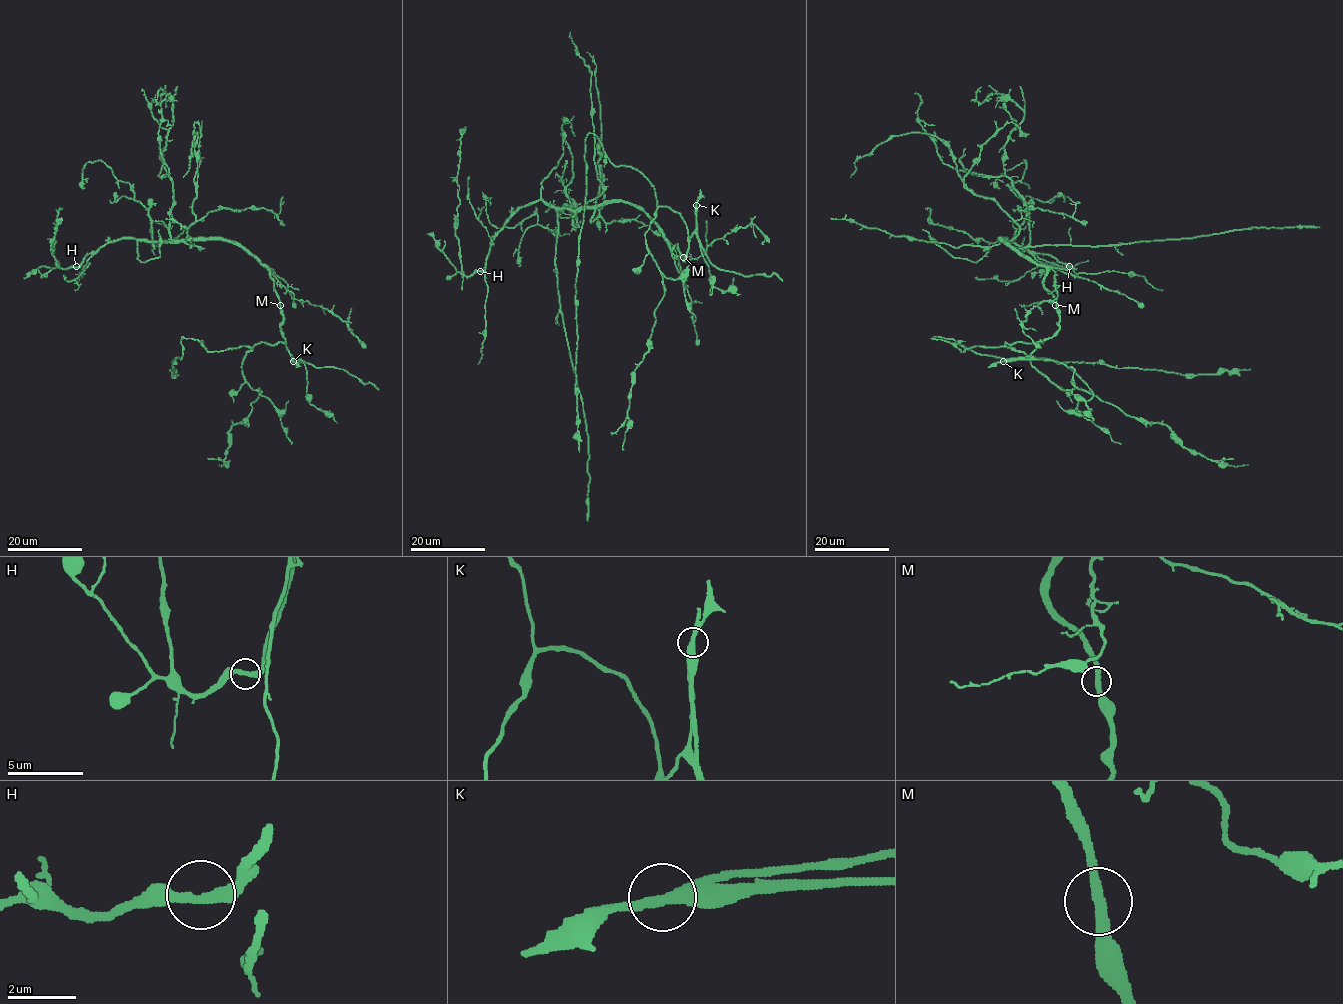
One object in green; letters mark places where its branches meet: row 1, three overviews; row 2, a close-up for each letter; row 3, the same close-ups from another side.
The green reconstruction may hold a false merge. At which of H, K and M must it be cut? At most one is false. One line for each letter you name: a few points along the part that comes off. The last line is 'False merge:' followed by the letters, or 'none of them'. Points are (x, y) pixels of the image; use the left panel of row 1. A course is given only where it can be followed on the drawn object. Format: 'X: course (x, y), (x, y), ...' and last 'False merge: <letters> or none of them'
K: course (293, 360), (301, 360), (315, 367), (343, 369), (379, 389)
False merge: K

